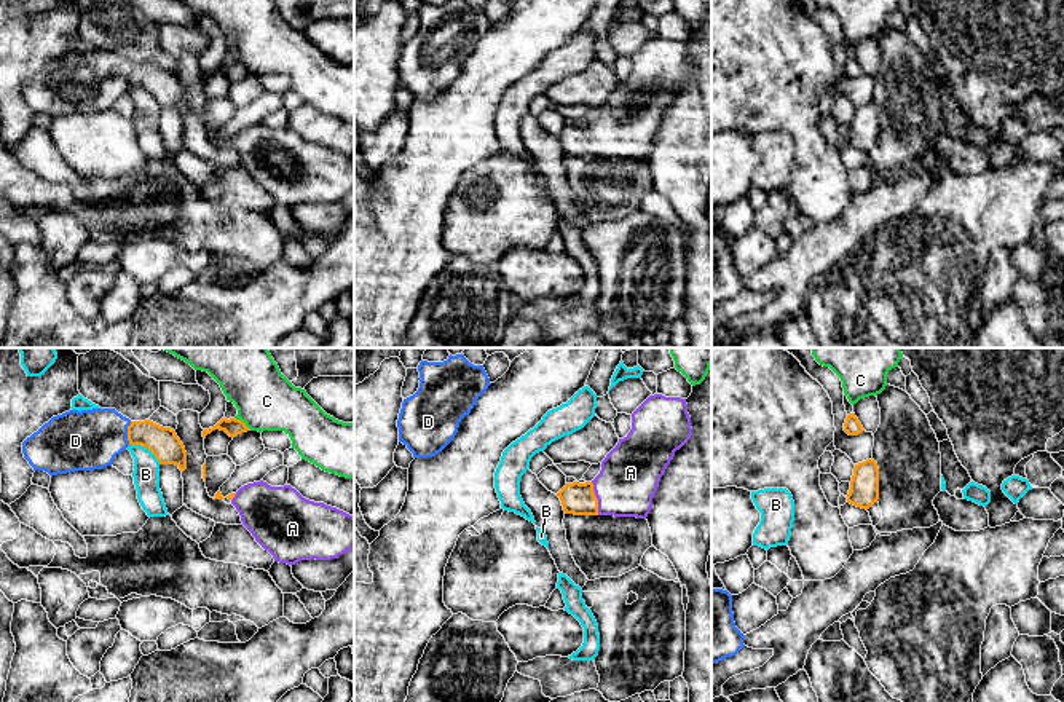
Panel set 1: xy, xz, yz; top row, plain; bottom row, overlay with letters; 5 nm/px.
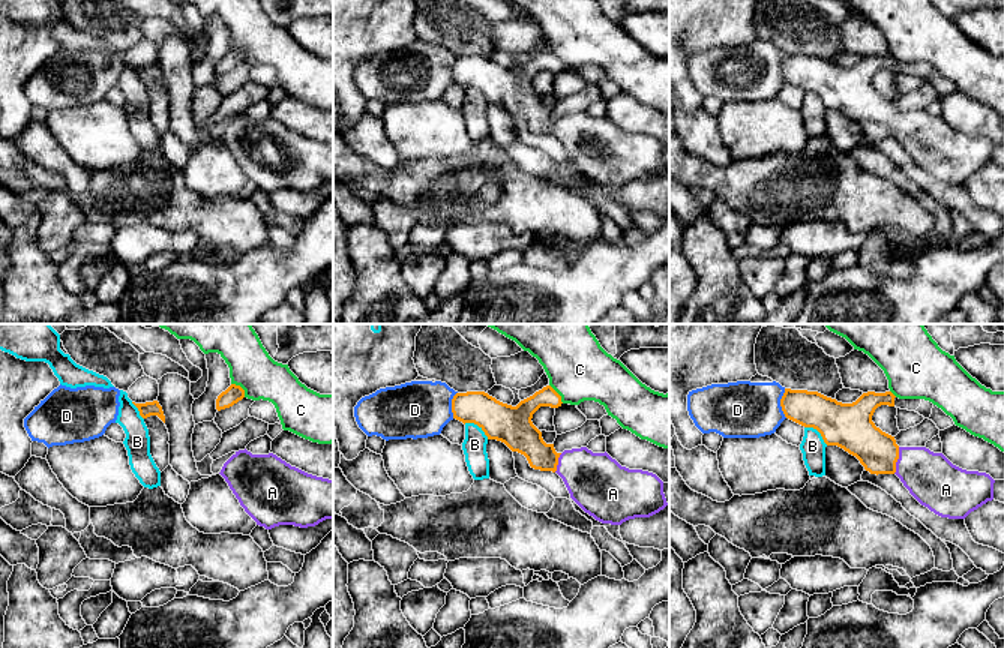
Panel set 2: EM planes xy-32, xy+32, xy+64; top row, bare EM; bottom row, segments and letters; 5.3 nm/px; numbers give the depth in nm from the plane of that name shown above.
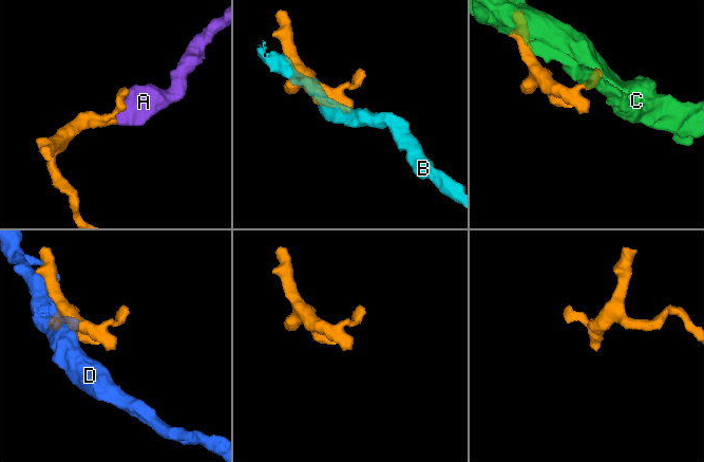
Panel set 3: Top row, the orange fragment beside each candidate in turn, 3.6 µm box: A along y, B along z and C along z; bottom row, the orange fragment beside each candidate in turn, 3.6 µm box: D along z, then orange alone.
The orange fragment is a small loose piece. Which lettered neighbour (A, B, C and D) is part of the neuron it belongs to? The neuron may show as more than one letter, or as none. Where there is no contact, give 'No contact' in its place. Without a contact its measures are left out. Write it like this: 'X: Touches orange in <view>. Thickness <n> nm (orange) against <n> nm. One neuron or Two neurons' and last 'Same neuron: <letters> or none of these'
A: Touches orange in xz. Thickness 160 nm (orange) against 300 nm. One neuron
B: Touches orange in xy. Thickness 160 nm (orange) against 130 nm. Two neurons
C: Touches orange in xy. Thickness 90 nm (orange) against 300 nm. Two neurons
D: Touches orange in xy. Thickness 160 nm (orange) against 300 nm. Two neurons
Same neuron: A

